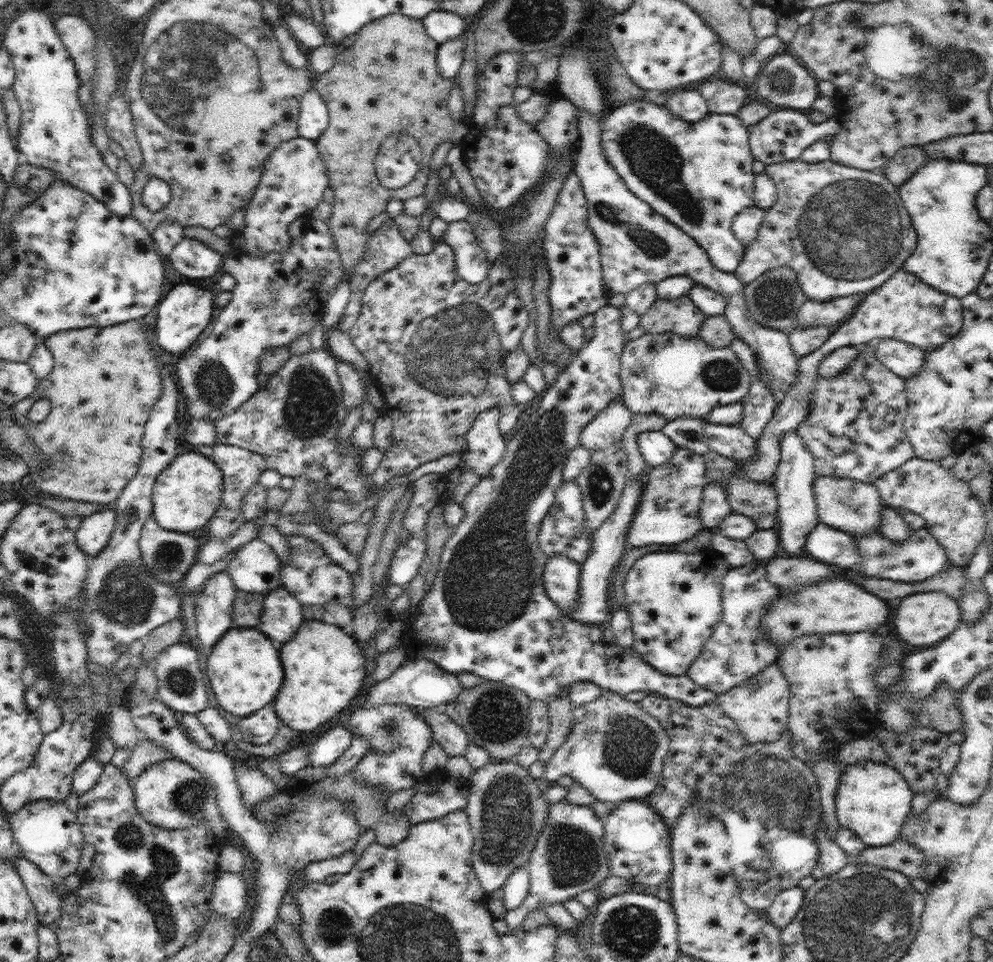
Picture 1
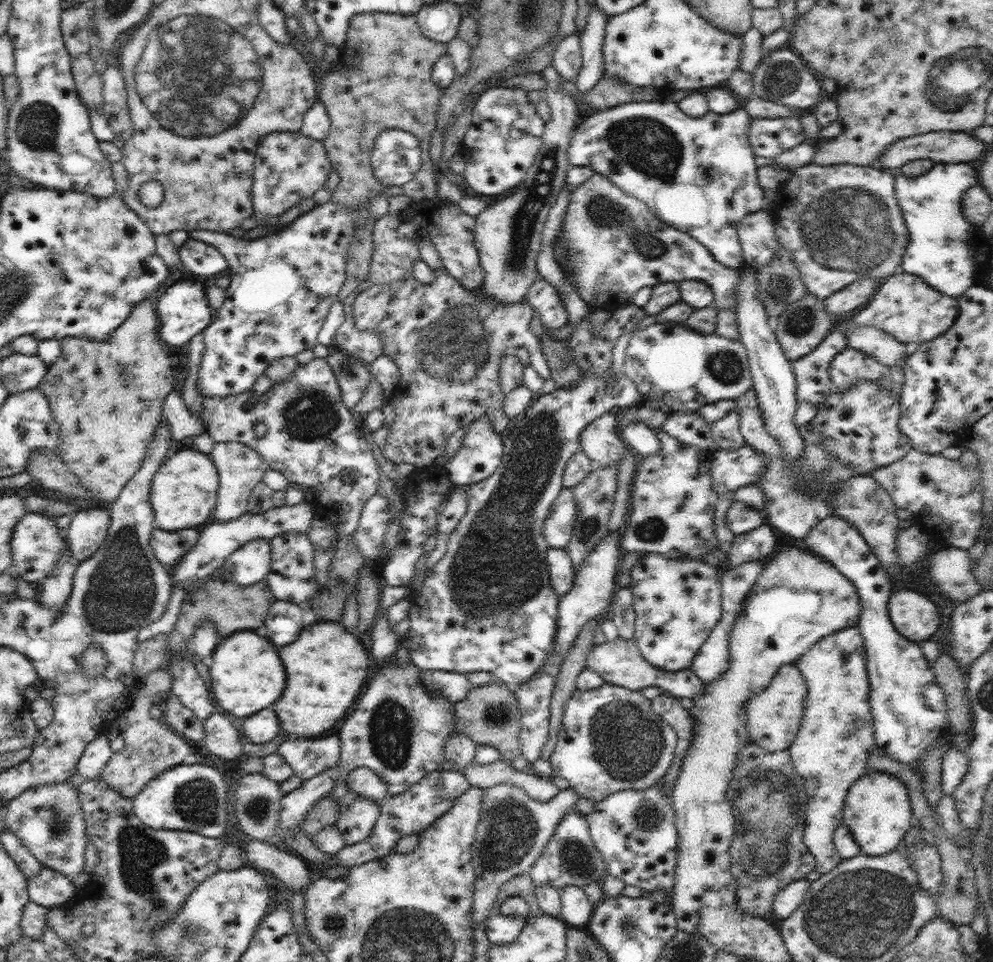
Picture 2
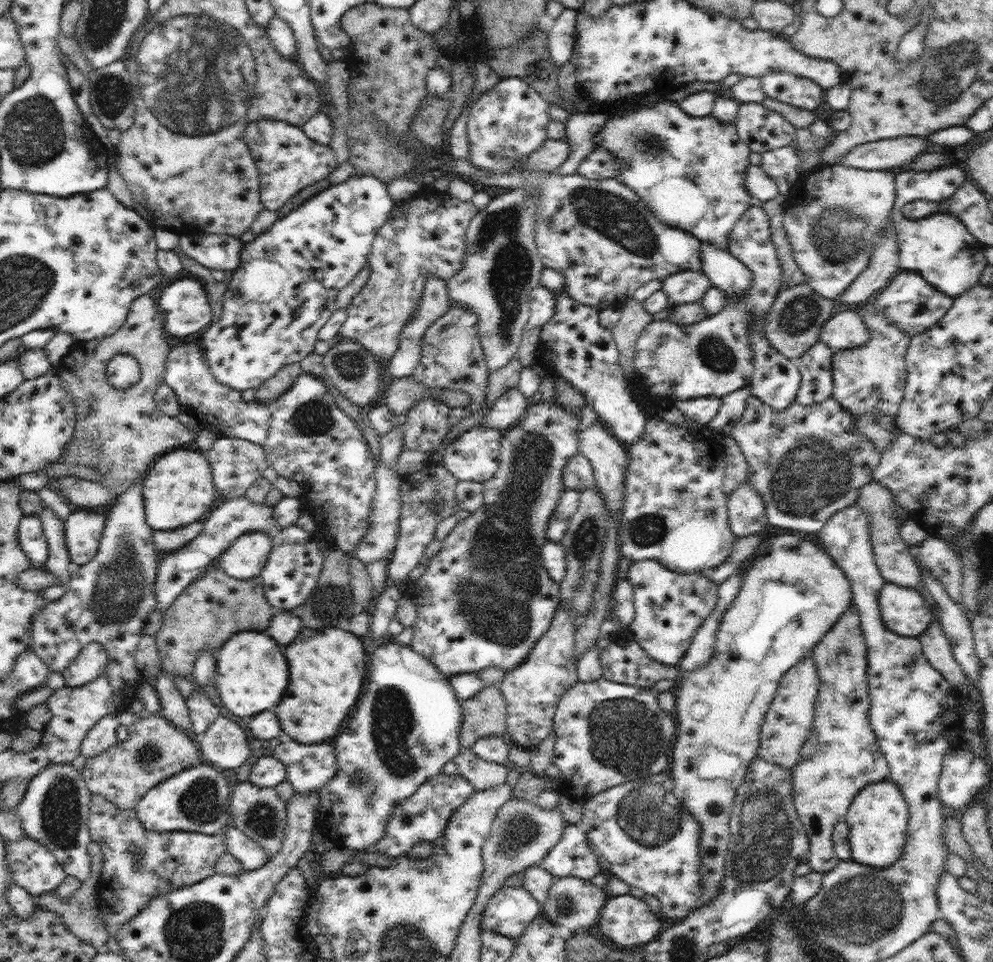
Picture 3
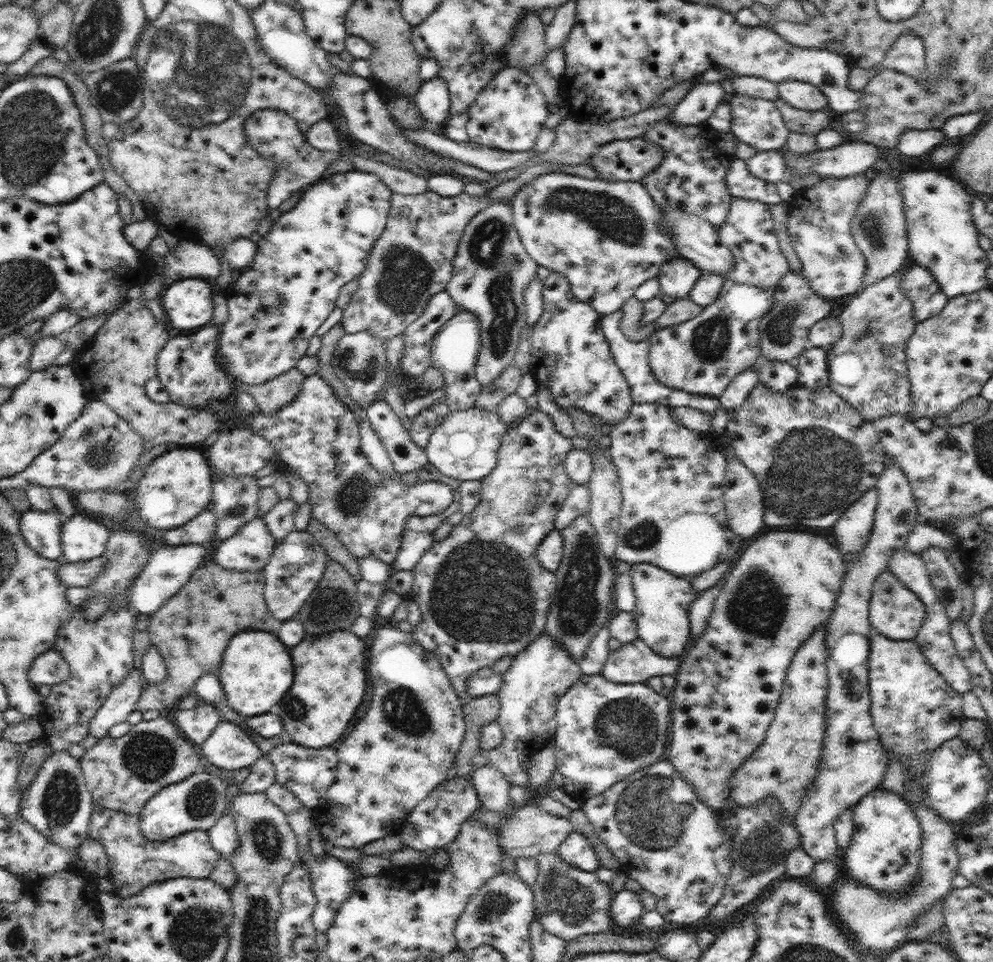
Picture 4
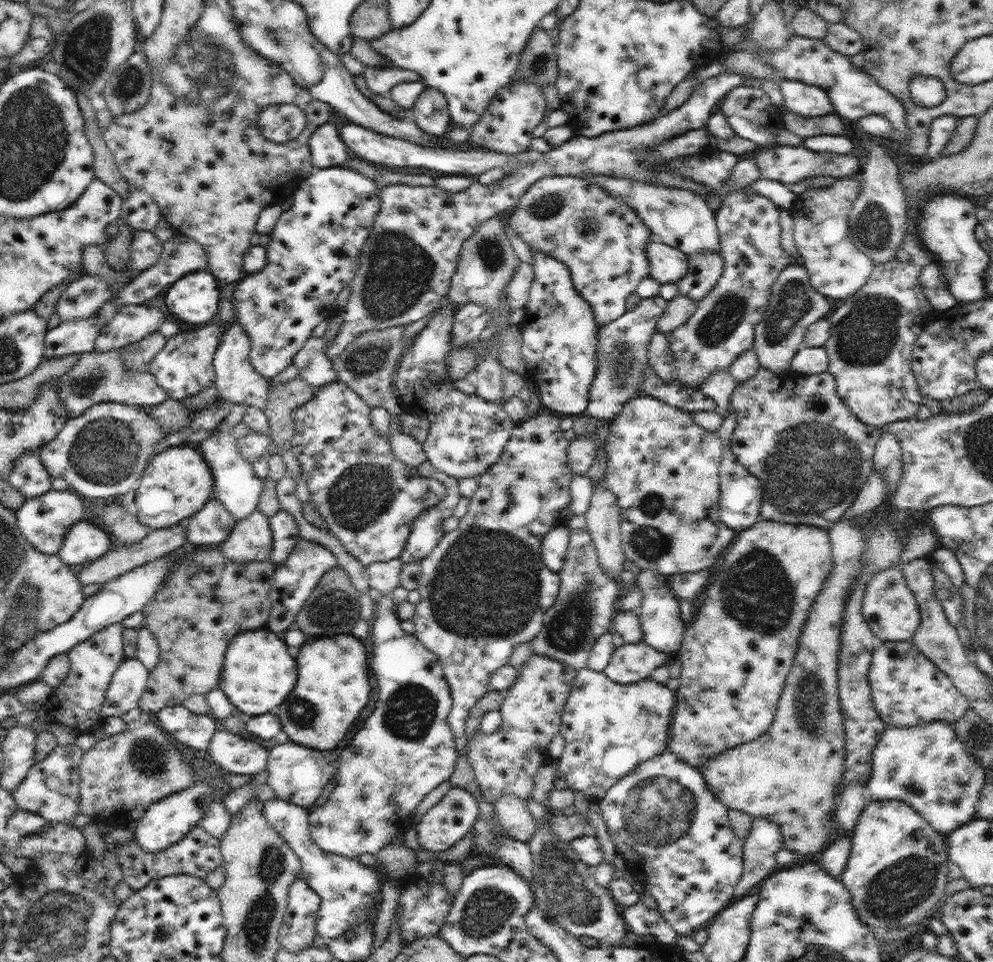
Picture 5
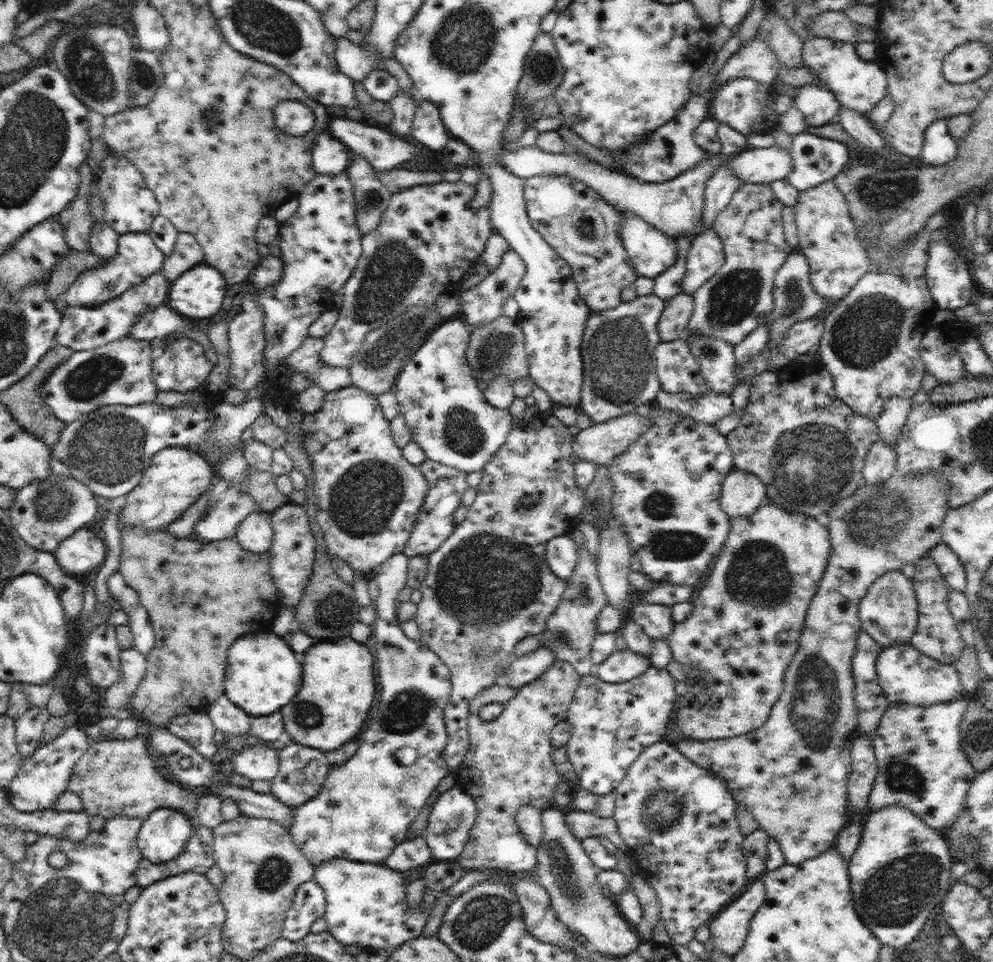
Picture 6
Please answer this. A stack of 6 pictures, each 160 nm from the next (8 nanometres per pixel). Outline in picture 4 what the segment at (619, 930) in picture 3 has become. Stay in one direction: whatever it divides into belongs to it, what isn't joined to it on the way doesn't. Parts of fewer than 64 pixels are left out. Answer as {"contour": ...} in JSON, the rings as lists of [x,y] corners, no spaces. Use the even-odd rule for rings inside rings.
{"contour":[[[626,889],[615,893],[610,915],[617,930],[633,932],[633,928],[641,922],[640,917],[644,912],[646,911],[640,901],[639,893]]]}

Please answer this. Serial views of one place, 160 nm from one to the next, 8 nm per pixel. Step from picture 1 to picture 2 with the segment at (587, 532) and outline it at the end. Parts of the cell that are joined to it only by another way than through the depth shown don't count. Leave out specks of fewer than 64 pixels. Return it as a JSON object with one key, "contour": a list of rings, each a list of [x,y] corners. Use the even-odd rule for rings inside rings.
{"contour":[[[563,489],[543,522],[543,535],[548,546],[565,549],[578,518],[579,510],[572,489]]]}

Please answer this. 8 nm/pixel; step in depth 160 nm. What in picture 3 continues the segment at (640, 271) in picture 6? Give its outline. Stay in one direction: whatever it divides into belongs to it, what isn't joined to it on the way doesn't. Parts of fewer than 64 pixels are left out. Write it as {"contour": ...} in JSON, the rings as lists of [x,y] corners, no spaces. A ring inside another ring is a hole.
{"contour":[[[682,270],[663,280],[662,290],[676,304],[698,303],[713,284],[700,270]]]}

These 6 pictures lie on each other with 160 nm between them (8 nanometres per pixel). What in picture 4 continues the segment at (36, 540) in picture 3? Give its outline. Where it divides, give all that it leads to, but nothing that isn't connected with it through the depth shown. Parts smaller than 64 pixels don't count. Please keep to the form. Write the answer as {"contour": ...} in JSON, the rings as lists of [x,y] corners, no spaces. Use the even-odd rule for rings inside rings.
{"contour":[[[54,506],[49,512],[31,509],[21,513],[20,532],[30,548],[33,548],[45,559],[62,559],[61,526],[62,513]]]}

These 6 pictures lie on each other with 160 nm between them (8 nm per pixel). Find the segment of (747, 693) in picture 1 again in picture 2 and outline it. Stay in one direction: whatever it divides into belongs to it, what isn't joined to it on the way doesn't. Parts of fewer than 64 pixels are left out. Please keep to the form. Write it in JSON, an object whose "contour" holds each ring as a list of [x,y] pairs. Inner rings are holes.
{"contour":[[[792,663],[779,666],[766,690],[759,695],[748,697],[745,702],[749,738],[771,753],[790,748],[802,722],[806,693],[806,681],[802,678],[797,665]]]}

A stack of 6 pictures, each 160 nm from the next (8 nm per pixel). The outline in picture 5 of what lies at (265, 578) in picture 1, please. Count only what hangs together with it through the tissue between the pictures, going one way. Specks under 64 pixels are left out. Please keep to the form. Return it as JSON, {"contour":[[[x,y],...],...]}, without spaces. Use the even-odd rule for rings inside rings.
{"contour":[[[256,509],[248,518],[236,521],[236,526],[223,542],[221,551],[234,562],[271,561],[273,534],[269,518]]]}

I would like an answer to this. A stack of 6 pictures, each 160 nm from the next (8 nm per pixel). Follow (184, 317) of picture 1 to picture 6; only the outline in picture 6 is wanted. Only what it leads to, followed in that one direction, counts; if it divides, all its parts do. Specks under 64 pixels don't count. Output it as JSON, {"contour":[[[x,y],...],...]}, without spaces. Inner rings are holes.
{"contour":[[[202,262],[190,270],[183,272],[170,286],[166,304],[180,314],[190,318],[210,318],[222,308],[222,300],[226,294],[226,279],[218,269]]]}

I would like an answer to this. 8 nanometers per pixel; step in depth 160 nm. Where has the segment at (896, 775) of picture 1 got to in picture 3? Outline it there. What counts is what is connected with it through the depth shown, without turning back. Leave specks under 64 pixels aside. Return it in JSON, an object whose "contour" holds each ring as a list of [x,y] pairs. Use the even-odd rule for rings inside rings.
{"contour":[[[892,780],[875,782],[859,790],[848,807],[845,821],[849,826],[852,861],[882,870],[900,860],[906,846],[909,808],[900,787]]]}

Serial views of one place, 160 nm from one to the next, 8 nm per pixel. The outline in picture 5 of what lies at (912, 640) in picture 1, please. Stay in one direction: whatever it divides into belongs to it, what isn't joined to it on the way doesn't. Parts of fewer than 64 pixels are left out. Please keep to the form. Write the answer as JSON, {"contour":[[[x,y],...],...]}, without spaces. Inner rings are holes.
{"contour":[[[900,566],[881,570],[870,579],[862,601],[862,612],[878,643],[912,640],[921,623],[916,597],[907,585]]]}

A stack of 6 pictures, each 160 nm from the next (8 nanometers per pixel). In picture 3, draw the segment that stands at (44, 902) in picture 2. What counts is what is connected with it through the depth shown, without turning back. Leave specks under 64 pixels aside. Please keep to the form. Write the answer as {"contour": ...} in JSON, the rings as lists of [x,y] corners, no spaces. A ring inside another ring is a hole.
{"contour":[[[26,834],[18,842],[3,841],[6,862],[16,885],[25,888],[33,897],[62,885],[66,872],[46,847]]]}

